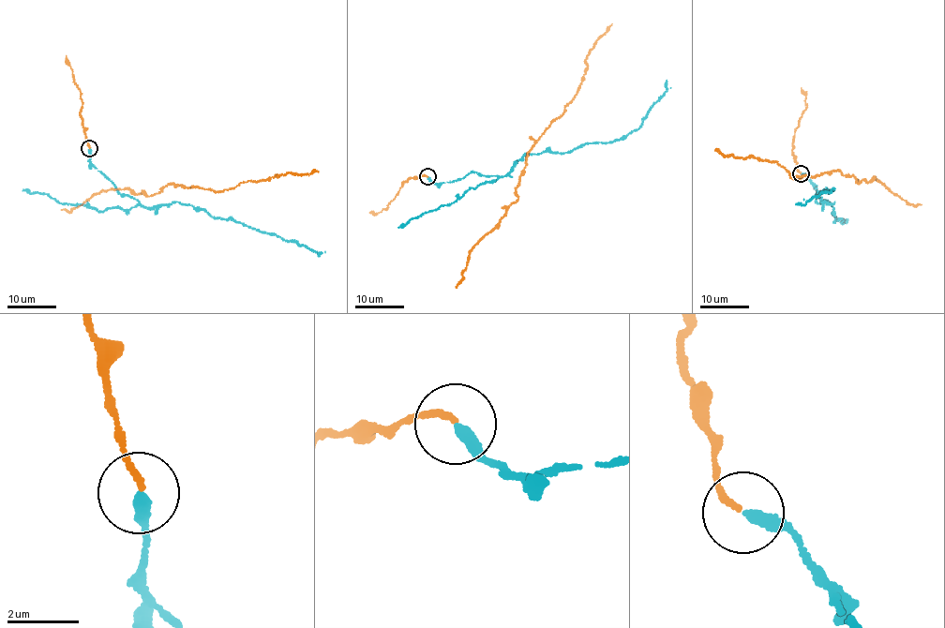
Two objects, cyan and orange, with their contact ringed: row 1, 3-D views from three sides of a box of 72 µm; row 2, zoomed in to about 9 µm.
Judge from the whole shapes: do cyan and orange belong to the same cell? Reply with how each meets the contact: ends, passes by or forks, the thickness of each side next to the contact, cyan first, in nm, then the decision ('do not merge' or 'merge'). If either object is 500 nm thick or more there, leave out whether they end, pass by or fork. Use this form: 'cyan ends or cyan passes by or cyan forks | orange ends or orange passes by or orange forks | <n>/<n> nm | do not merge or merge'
cyan ends | orange ends | 320/160 nm | merge

